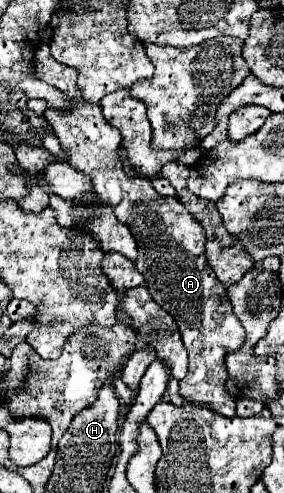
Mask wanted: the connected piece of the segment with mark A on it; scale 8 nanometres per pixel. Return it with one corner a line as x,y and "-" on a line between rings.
41,44
35,52
35,74
39,80
61,90
71,104
69,112
47,108
45,118
53,126
61,148
69,152
69,164
79,172
87,174
97,190
99,198
115,210
115,216
129,226
139,256
133,262
135,268
145,276
145,284
153,300
167,310
183,336
183,344
189,352
189,372
179,382
179,394
193,402
211,408
213,412
233,418
235,416
235,398
227,394
227,368
225,356
237,352
245,342
245,330
239,318
229,306
227,290
217,280
213,268
205,256
205,232
201,224
187,214
183,204
177,198
159,196
151,180
147,178
129,178
123,172
121,160
117,156
121,134
105,118
99,106
91,106
81,100
77,88
77,72
65,64
59,64
51,58
49,46

